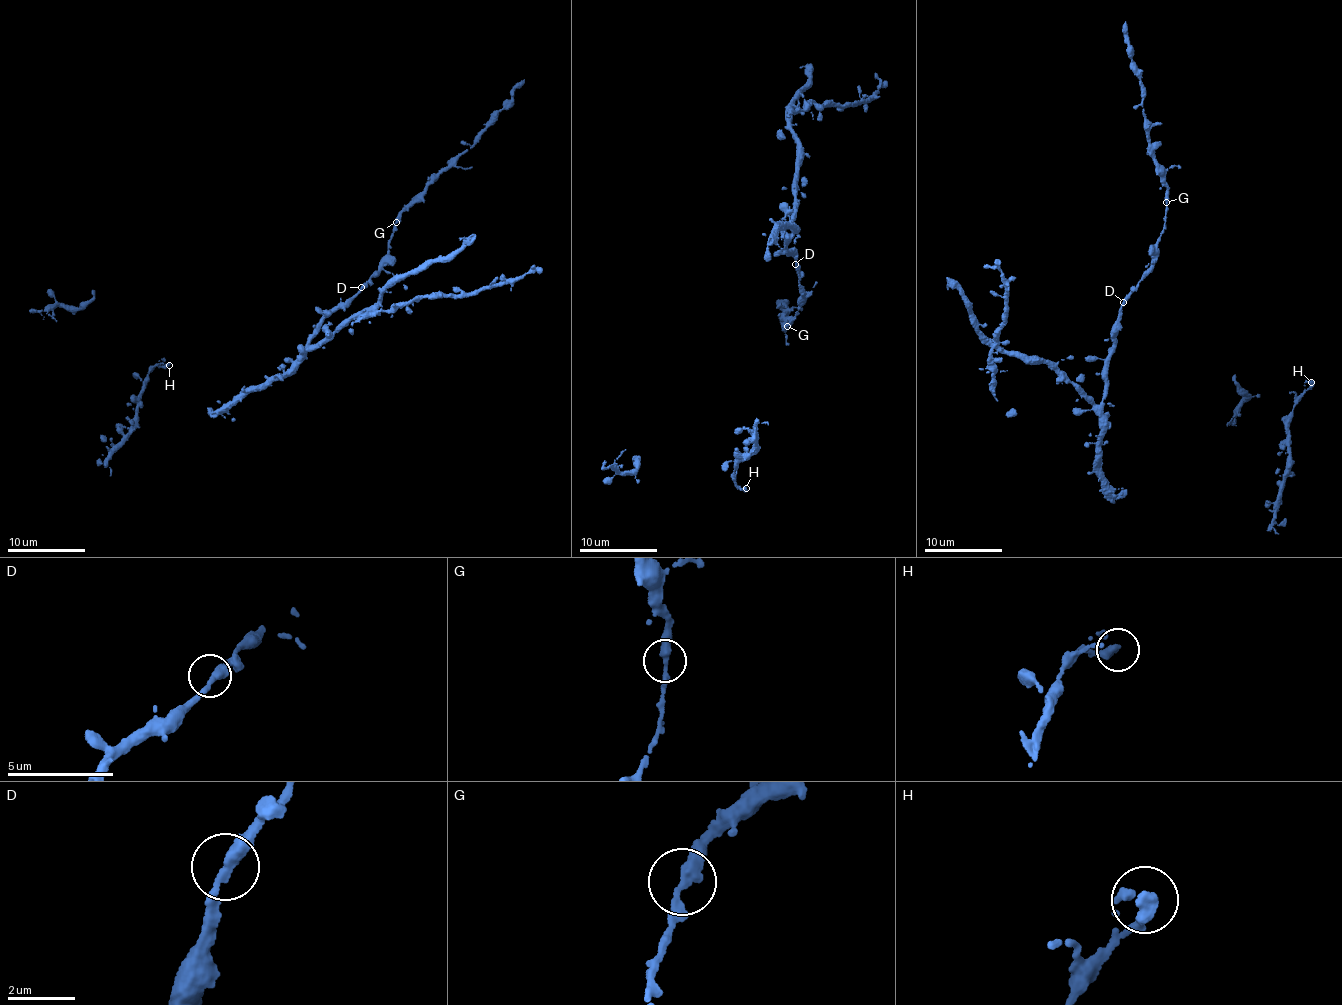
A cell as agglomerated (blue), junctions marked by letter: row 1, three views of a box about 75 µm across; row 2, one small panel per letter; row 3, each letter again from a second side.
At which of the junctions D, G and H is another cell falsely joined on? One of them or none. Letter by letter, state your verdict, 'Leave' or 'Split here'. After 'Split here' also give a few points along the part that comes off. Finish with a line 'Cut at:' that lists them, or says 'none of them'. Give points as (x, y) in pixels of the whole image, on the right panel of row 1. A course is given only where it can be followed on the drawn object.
D: Leave
G: Leave
H: Leave
Cut at: none of them

